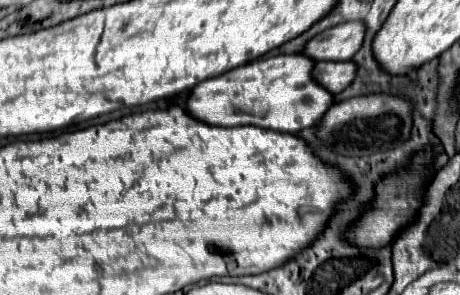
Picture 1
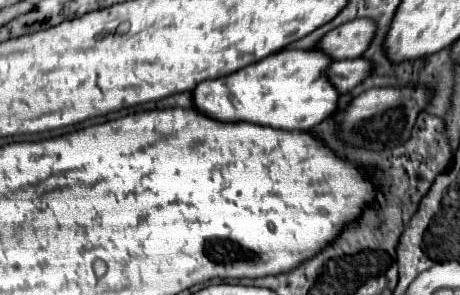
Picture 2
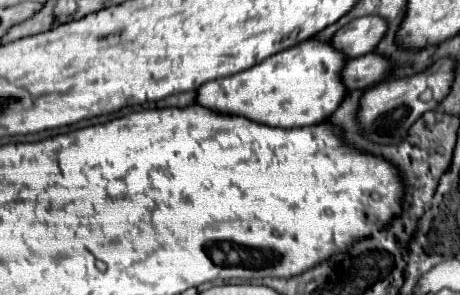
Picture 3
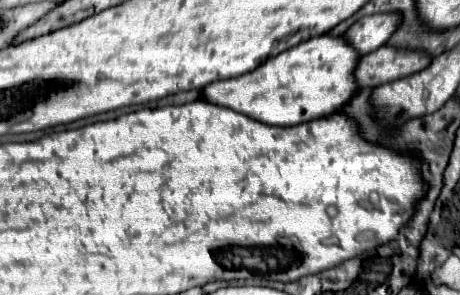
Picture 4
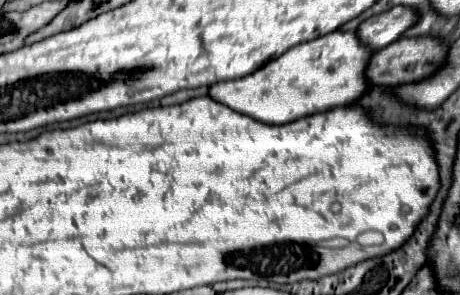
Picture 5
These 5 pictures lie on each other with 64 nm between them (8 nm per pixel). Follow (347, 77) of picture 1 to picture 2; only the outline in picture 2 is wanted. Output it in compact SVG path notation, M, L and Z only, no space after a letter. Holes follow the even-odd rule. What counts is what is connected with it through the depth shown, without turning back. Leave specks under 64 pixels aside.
M362 56L356 60L336 60L328 70L328 78L338 92L346 94L356 88L360 80L368 78L368 60L364 60Z

